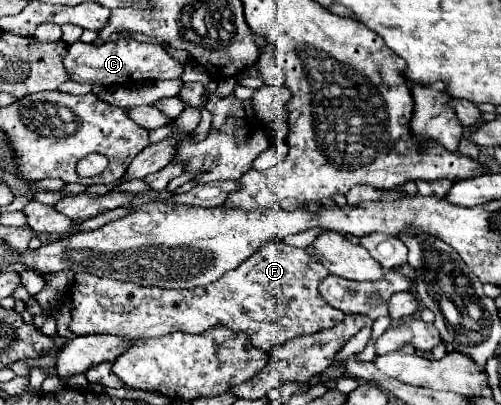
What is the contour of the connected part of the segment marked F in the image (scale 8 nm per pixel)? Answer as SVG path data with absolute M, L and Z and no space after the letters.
M282 241L268 243L266 247L258 249L250 259L246 259L238 269L228 271L216 283L208 287L200 287L194 291L188 289L158 289L158 287L140 287L134 283L122 283L116 279L94 277L90 273L78 273L72 283L72 309L70 309L70 323L68 329L74 335L122 335L130 339L138 337L160 337L174 331L186 331L192 335L200 335L212 327L228 327L232 331L246 333L250 343L262 351L270 351L276 345L282 345L294 337L310 335L328 327L334 327L344 319L340 311L328 307L324 299L320 299L318 285L328 275L328 271L306 251L290 247Z

